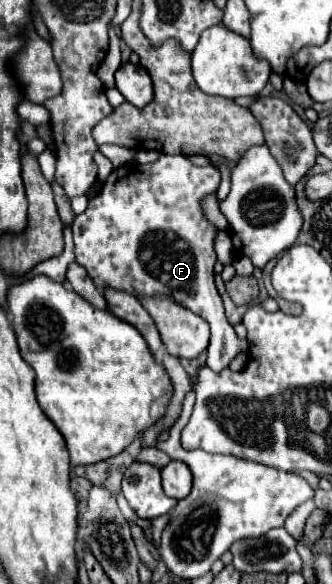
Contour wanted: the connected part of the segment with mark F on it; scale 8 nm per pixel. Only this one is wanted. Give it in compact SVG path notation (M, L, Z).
M161 155L155 163L147 163L147 165L141 165L141 163L133 161L133 163L123 165L123 167L113 169L113 173L111 173L111 175L107 177L107 181L101 185L99 193L89 201L87 209L85 209L81 215L77 215L75 221L73 221L73 225L71 225L71 229L73 229L73 239L75 239L75 257L77 257L77 263L87 269L89 277L93 279L93 283L95 283L99 289L111 287L111 289L115 289L115 291L125 291L125 293L129 293L129 295L133 295L133 297L161 297L161 295L165 297L165 295L169 295L169 297L173 297L179 305L191 309L193 313L197 313L199 317L203 317L203 319L209 323L209 327L211 327L211 347L207 349L207 367L213 369L215 373L221 373L223 369L227 369L229 363L231 363L231 359L233 359L239 351L247 351L247 347L249 347L247 341L237 341L237 335L233 333L231 323L225 319L223 301L221 301L221 295L219 295L219 291L217 291L217 287L215 287L213 265L215 265L215 261L217 261L217 253L215 253L217 227L207 221L207 217L205 217L205 213L203 213L203 199L205 199L207 195L213 195L213 193L217 191L219 181L221 181L221 173L219 173L213 165L209 165L209 167L197 167L197 165L193 165L185 155Z

